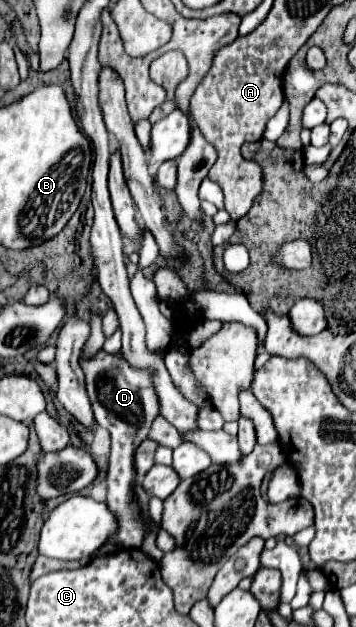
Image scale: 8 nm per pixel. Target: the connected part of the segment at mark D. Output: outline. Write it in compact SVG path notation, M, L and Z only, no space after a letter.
M99 351L93 357L81 355L81 369L85 373L87 395L93 405L95 419L101 427L111 433L111 457L109 457L109 473L107 473L107 505L119 519L119 529L109 543L121 543L125 549L141 549L143 539L159 525L141 513L141 507L135 497L135 461L133 453L143 439L147 439L151 423L159 415L157 391L153 389L153 373L149 369L133 369L125 357L119 353Z

